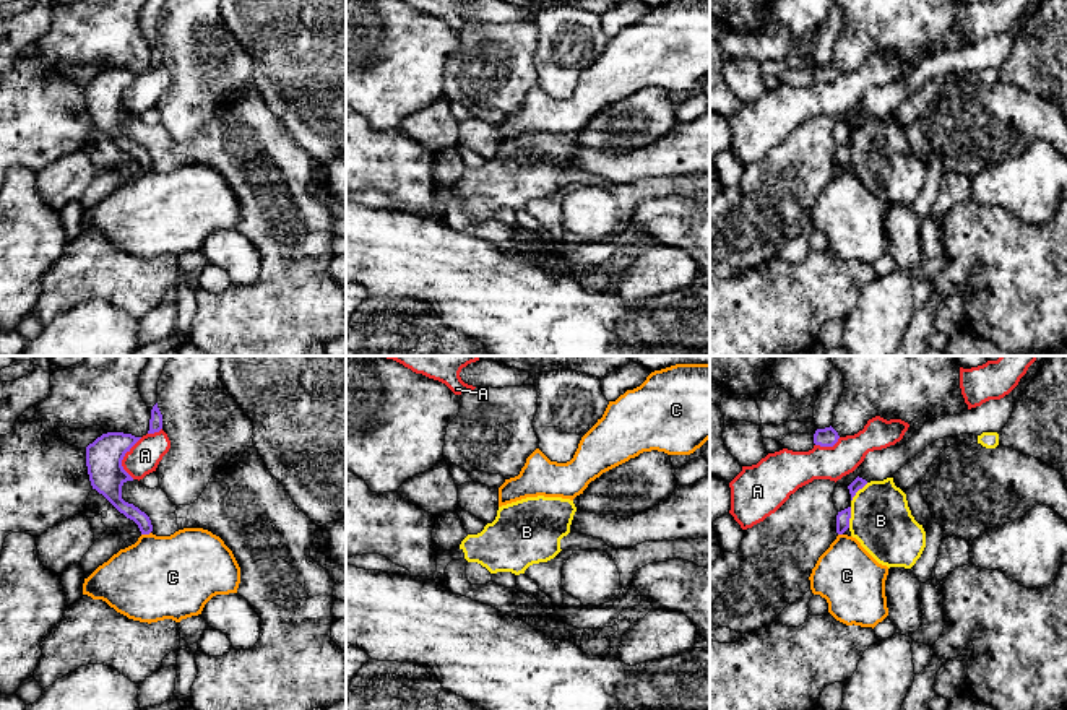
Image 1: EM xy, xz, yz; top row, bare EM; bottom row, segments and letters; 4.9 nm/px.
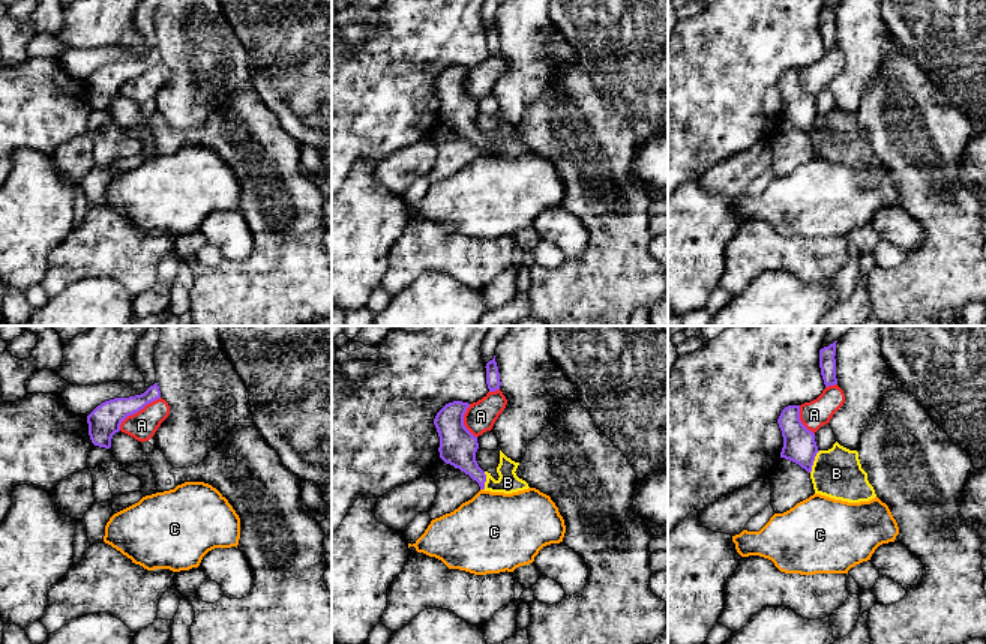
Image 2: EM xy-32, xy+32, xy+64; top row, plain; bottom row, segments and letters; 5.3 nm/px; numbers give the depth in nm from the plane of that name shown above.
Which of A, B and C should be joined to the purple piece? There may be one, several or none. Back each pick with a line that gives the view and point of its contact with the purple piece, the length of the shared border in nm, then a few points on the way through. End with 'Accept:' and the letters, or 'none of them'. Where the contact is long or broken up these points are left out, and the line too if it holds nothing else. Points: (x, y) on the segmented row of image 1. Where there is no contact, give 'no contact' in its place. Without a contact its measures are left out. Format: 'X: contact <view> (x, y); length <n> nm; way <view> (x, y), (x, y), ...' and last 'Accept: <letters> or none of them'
Accept: none of them

